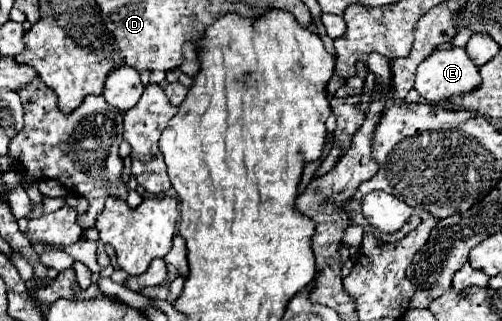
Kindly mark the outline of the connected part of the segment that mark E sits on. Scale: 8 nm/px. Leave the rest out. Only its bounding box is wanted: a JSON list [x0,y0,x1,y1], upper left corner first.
[415,48,481,104]

